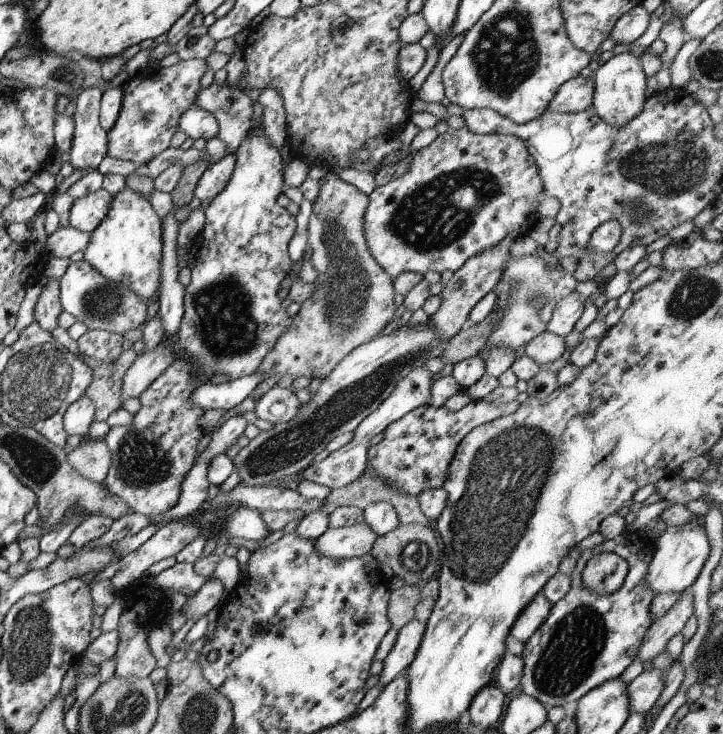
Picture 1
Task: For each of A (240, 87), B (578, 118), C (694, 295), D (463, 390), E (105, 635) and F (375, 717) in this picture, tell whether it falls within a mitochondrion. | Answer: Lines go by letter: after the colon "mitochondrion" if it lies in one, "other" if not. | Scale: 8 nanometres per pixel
A: other
B: other
C: mitochondrion
D: other
E: other
F: other

